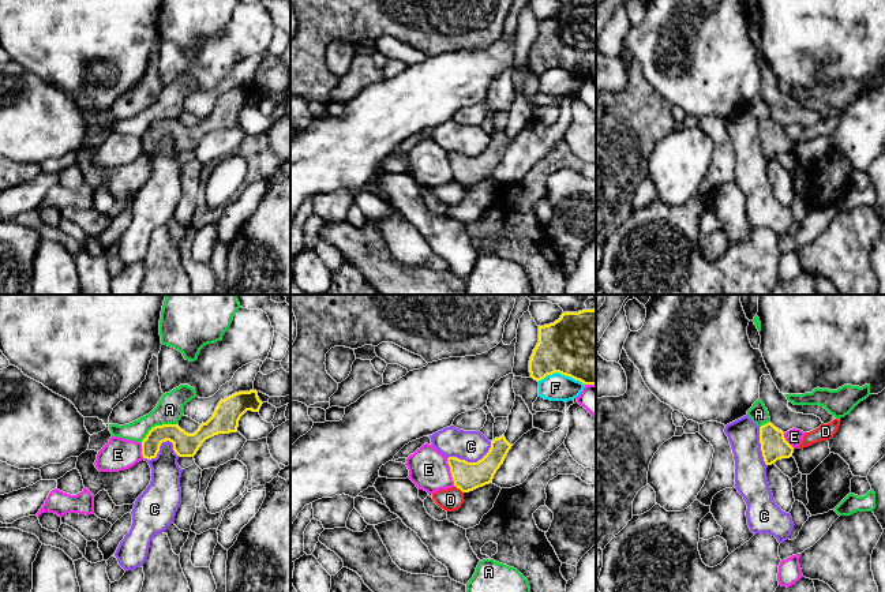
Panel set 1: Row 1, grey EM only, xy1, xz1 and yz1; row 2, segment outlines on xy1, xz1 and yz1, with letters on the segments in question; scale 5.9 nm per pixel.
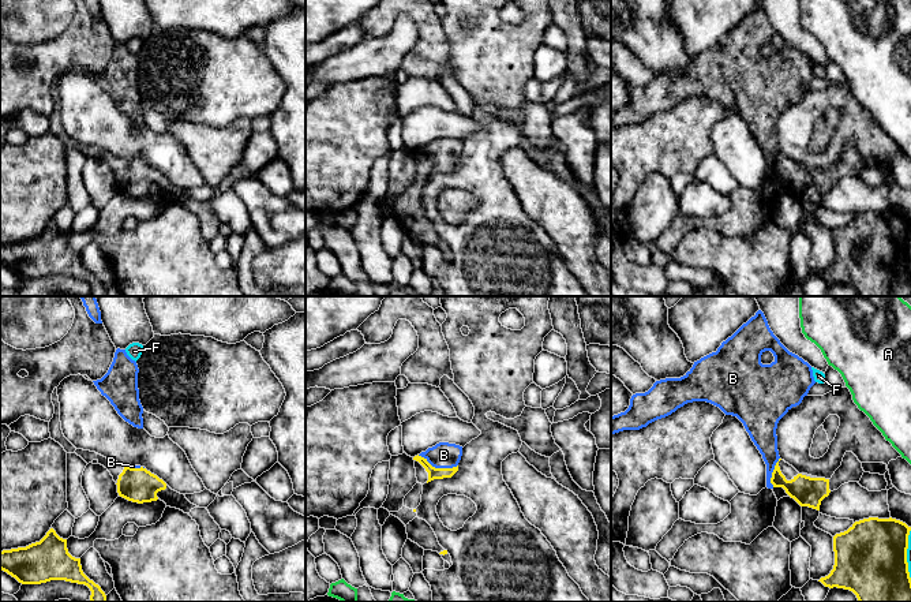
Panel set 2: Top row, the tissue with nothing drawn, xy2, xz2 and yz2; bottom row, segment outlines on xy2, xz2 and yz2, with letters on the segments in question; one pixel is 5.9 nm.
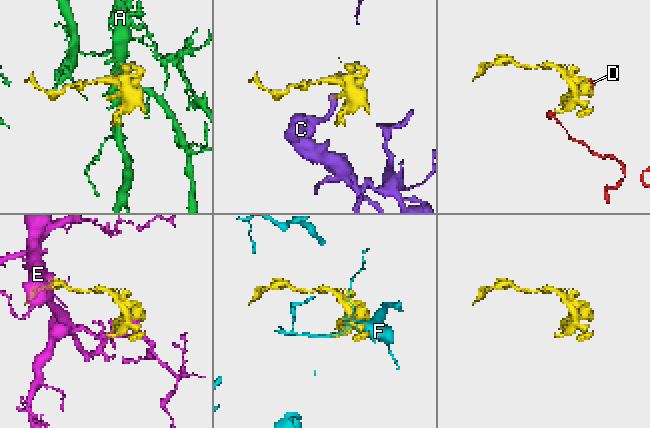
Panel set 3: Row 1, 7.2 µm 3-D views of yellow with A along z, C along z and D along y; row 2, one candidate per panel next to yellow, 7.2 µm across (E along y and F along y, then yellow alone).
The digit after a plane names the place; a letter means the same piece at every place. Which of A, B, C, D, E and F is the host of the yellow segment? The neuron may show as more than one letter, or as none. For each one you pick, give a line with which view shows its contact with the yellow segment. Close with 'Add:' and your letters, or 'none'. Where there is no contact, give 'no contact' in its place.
B: contact in xz2
Add: B

